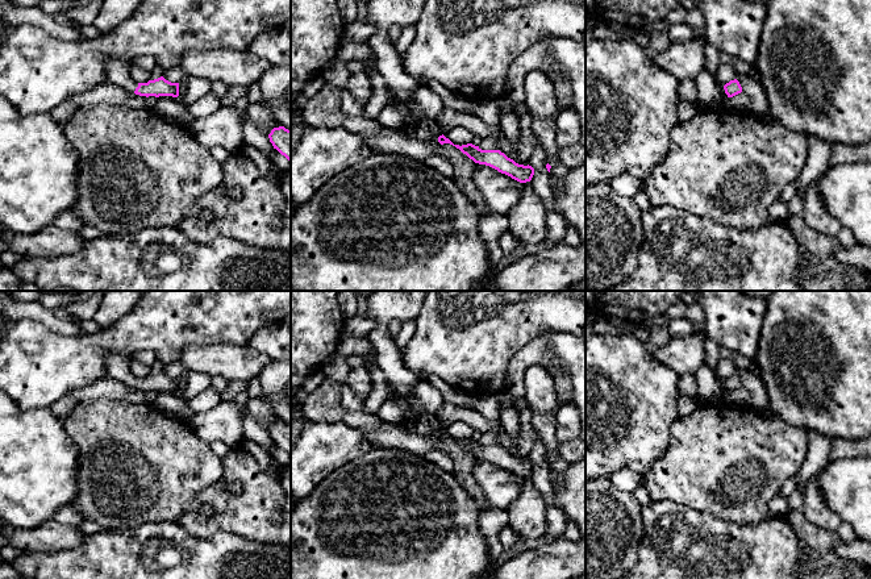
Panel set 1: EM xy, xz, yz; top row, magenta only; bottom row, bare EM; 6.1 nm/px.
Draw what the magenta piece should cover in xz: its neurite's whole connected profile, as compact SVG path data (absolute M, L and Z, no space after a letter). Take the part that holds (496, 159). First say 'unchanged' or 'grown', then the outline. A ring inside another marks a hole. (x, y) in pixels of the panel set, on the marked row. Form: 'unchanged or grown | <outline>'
unchanged | M443 134L438 137L438 142L441 145L443 143L450 143L453 146L455 146L457 149L459 149L463 154L466 154L470 159L472 159L475 163L479 163L479 164L485 164L485 166L489 166L495 170L497 170L499 172L501 174L505 174L508 176L510 176L512 179L520 182L520 183L526 183L526 182L530 182L533 175L534 175L534 168L532 166L524 166L524 164L518 164L516 163L513 159L508 158L504 153L501 153L500 150L482 150L479 146L475 146L472 143L467 143L467 145L454 145L449 138L446 138Z

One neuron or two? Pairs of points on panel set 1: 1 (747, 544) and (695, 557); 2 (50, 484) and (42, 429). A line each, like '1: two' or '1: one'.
1: one
2: one

